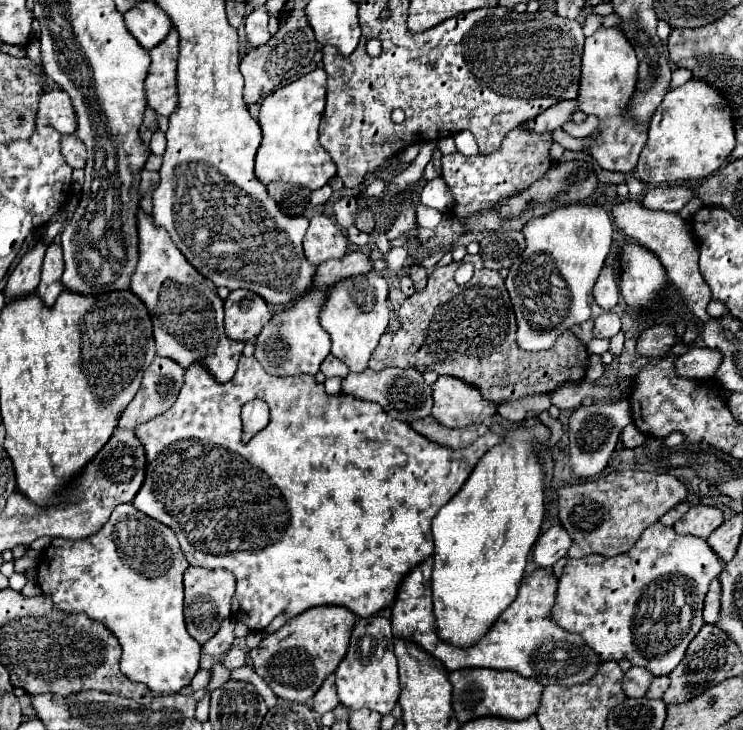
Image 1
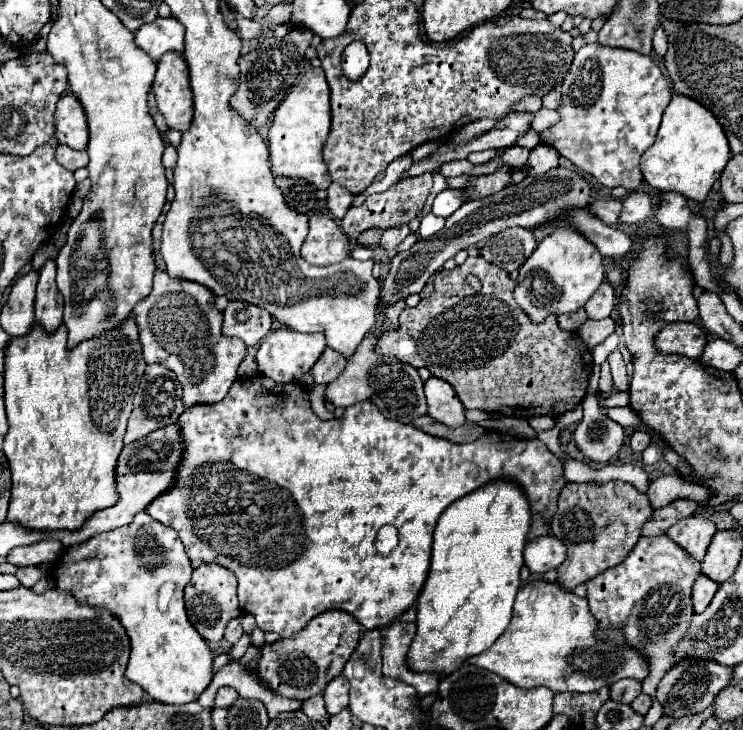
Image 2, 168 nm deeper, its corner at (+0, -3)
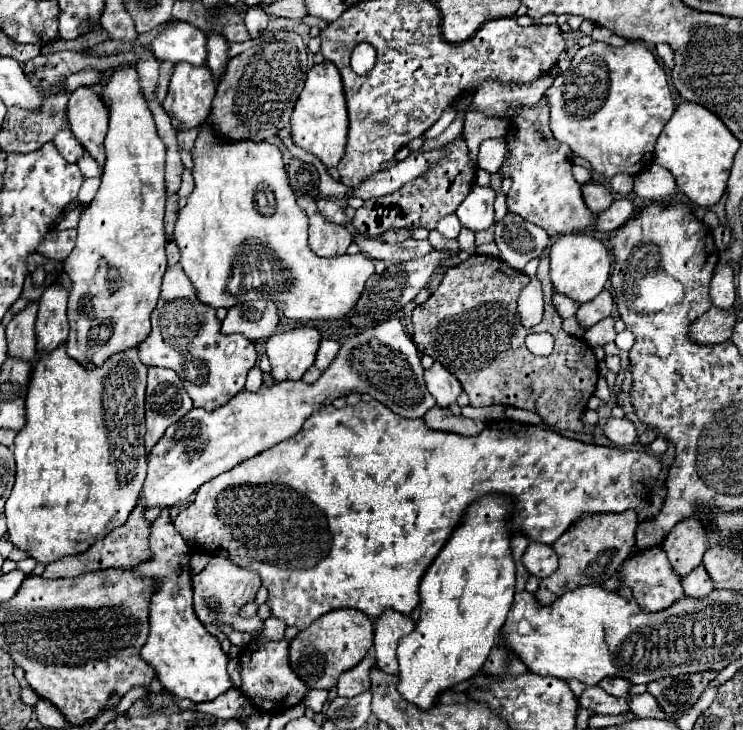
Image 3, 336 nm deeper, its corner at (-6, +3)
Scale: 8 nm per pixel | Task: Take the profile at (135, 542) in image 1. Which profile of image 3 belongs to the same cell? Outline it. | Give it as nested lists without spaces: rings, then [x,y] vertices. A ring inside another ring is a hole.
[[[168,508],[152,522],[150,550],[154,558],[132,568],[140,574],[152,576],[160,582],[160,590],[150,600],[150,634],[142,648],[142,658],[156,668],[156,676],[162,686],[174,692],[178,698],[192,702],[210,702],[220,694],[234,688],[226,664],[228,656],[222,652],[220,642],[206,632],[204,624],[196,618],[190,592],[190,546],[176,532],[170,522]]]

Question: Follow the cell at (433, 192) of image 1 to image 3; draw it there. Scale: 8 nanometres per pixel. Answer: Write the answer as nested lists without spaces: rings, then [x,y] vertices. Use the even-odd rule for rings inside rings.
[[[472,186],[470,194],[464,198],[464,202],[458,206],[456,216],[460,224],[472,232],[488,230],[494,224],[494,190]]]

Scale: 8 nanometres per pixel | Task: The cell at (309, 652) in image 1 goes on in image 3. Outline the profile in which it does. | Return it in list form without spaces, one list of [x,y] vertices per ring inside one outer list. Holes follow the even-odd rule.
[[[352,608],[332,610],[290,642],[290,664],[302,682],[306,682],[310,688],[330,690],[336,686],[342,672],[354,668],[368,654],[372,648],[372,638],[374,626],[364,612]]]

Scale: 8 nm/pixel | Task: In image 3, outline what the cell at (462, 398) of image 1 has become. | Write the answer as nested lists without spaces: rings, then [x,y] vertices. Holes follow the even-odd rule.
[[[434,362],[430,368],[424,370],[424,380],[428,392],[436,398],[438,406],[450,406],[456,402],[458,394],[462,392],[460,382],[452,372],[448,372],[440,362]]]

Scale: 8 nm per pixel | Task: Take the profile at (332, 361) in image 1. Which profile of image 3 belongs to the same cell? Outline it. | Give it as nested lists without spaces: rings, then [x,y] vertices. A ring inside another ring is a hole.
[[[322,340],[314,364],[316,364],[320,370],[326,370],[328,364],[330,364],[330,362],[334,360],[334,356],[338,354],[338,348],[340,348],[340,344],[338,344],[336,340]]]

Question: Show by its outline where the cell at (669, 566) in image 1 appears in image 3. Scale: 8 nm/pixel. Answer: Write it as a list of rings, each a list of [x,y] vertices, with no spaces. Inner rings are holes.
[[[660,546],[648,548],[648,550],[640,550],[636,556],[632,556],[622,570],[622,584],[628,584],[634,592],[634,598],[638,600],[638,604],[642,606],[644,612],[658,612],[664,610],[668,606],[672,606],[680,596],[684,596],[682,592],[682,580],[680,576],[674,574],[664,550]]]

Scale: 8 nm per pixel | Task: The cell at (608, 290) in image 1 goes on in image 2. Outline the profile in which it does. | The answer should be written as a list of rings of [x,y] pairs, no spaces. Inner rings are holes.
[[[604,280],[600,288],[594,292],[594,296],[586,302],[584,310],[590,320],[600,320],[600,318],[608,318],[614,306],[616,306],[616,290],[608,280]]]

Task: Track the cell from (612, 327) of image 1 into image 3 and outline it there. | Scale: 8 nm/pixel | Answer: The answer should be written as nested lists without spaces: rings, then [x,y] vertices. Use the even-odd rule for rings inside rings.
[[[604,318],[602,322],[598,322],[596,326],[588,328],[584,332],[584,338],[590,346],[594,344],[608,344],[608,342],[614,342],[614,336],[616,336],[616,330],[614,330],[614,318]]]

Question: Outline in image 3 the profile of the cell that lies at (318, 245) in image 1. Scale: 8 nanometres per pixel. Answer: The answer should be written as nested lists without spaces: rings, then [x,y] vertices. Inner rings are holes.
[[[300,198],[298,204],[306,210],[308,220],[310,220],[310,228],[308,228],[310,248],[318,256],[324,256],[324,258],[334,258],[334,256],[344,254],[352,242],[352,234],[348,232],[348,228],[328,222],[316,210],[316,204],[310,198]]]

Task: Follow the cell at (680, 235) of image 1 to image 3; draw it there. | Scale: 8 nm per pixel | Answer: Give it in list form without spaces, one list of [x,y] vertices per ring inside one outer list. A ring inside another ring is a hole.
[[[588,182],[588,184],[582,186],[582,198],[584,198],[586,206],[592,212],[602,212],[602,210],[606,210],[614,202],[612,192],[606,186],[596,184],[596,182]]]

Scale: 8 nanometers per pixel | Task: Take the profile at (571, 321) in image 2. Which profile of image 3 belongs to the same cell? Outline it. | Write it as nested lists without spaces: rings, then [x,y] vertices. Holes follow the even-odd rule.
[[[558,292],[552,294],[552,304],[554,304],[556,312],[558,312],[562,318],[570,318],[570,316],[574,316],[576,310],[578,310],[578,304],[576,304],[574,300],[564,298],[564,296],[558,294]]]

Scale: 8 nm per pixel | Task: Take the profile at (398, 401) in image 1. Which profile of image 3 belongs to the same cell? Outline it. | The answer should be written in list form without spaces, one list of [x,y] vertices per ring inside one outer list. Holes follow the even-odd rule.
[[[388,320],[348,338],[330,366],[312,384],[302,380],[286,380],[272,386],[262,384],[256,392],[242,390],[214,412],[192,408],[182,420],[166,430],[164,438],[150,452],[148,476],[138,500],[146,502],[148,508],[174,506],[186,500],[214,476],[292,438],[312,412],[322,404],[332,404],[338,396],[348,396],[352,392],[370,394],[402,418],[422,418],[436,404],[426,390],[422,370],[420,354],[406,336],[400,320]]]

